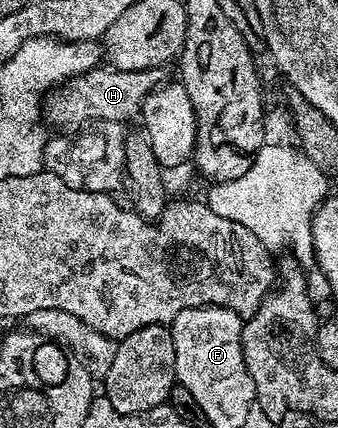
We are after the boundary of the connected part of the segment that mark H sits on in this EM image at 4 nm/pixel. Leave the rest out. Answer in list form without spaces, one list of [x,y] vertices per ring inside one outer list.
[[[97,66],[91,68],[89,72],[83,72],[82,74],[78,74],[74,78],[70,78],[69,80],[64,81],[64,83],[62,84],[56,85],[56,87],[53,88],[52,91],[44,97],[42,101],[43,119],[47,121],[47,123],[51,125],[53,129],[55,129],[54,127],[56,127],[56,130],[72,130],[68,128],[80,128],[84,123],[87,122],[87,120],[100,120],[96,122],[120,122],[116,120],[128,120],[132,115],[135,114],[135,112],[137,115],[137,113],[139,113],[141,109],[143,109],[144,100],[149,96],[149,94],[152,93],[155,88],[159,88],[161,84],[165,83],[166,76],[164,76],[164,74],[166,74],[164,68],[147,68],[146,70],[130,70],[129,72],[127,72],[126,70],[118,70],[117,68],[110,68],[107,66]]]

